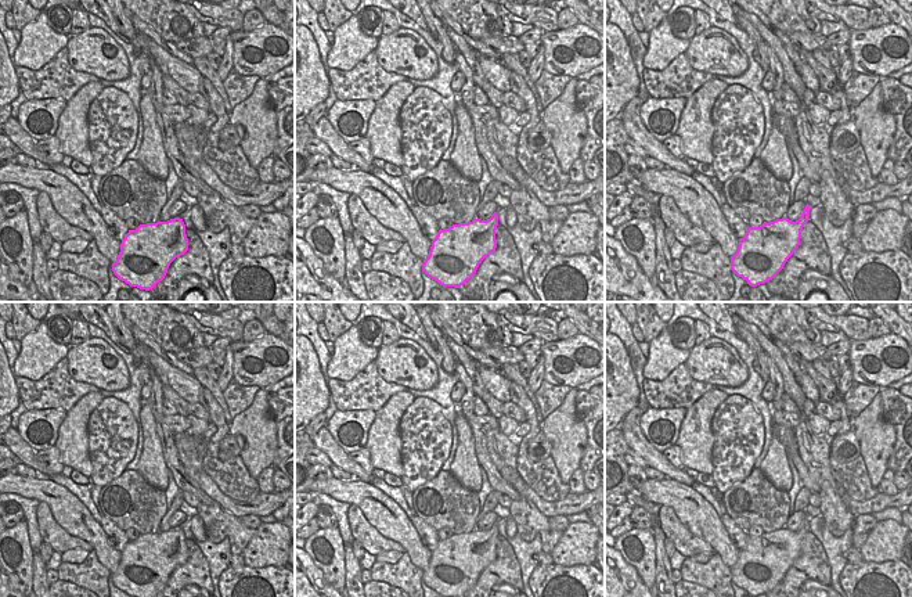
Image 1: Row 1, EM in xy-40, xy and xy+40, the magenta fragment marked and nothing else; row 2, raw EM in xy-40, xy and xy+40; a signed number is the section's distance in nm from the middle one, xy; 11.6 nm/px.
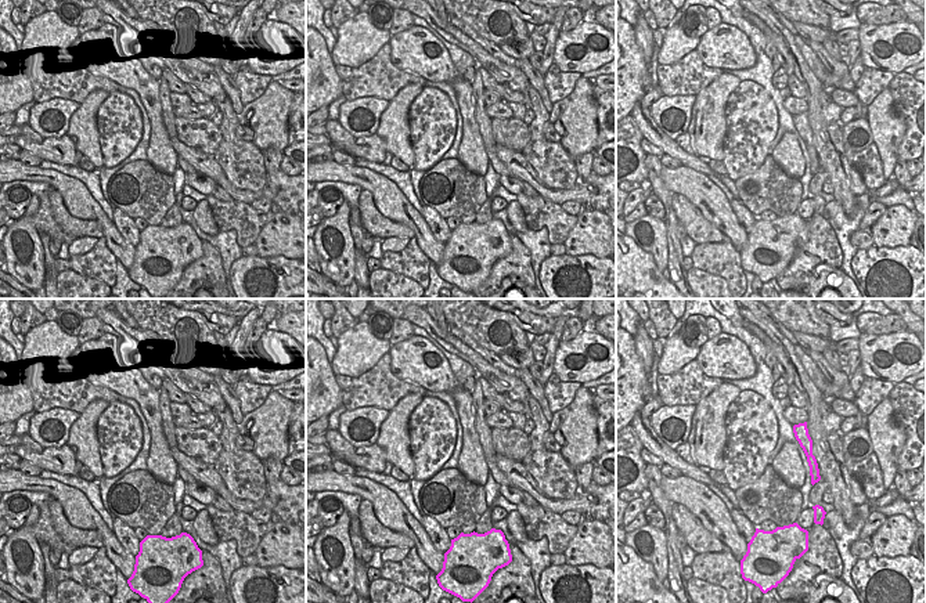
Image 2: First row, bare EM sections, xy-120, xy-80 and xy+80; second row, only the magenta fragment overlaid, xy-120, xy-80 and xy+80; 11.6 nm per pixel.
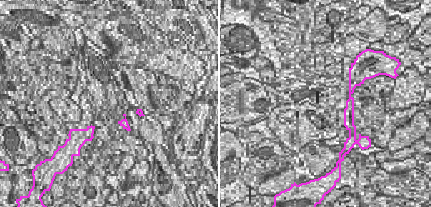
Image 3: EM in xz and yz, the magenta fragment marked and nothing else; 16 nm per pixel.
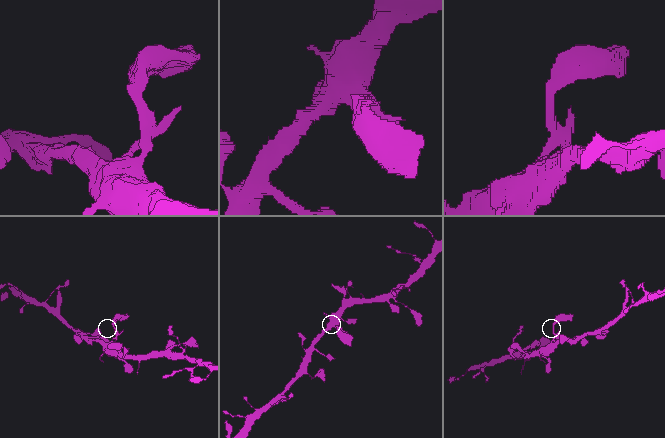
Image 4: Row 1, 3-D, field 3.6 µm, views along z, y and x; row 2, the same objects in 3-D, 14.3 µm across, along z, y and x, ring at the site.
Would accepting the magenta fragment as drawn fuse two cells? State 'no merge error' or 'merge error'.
no merge error

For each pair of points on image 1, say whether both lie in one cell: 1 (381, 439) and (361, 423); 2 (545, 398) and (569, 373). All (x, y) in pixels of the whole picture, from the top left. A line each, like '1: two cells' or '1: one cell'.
1: two cells
2: two cells

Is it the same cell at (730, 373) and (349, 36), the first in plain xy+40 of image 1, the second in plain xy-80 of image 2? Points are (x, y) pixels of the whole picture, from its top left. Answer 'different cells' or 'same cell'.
different cells

